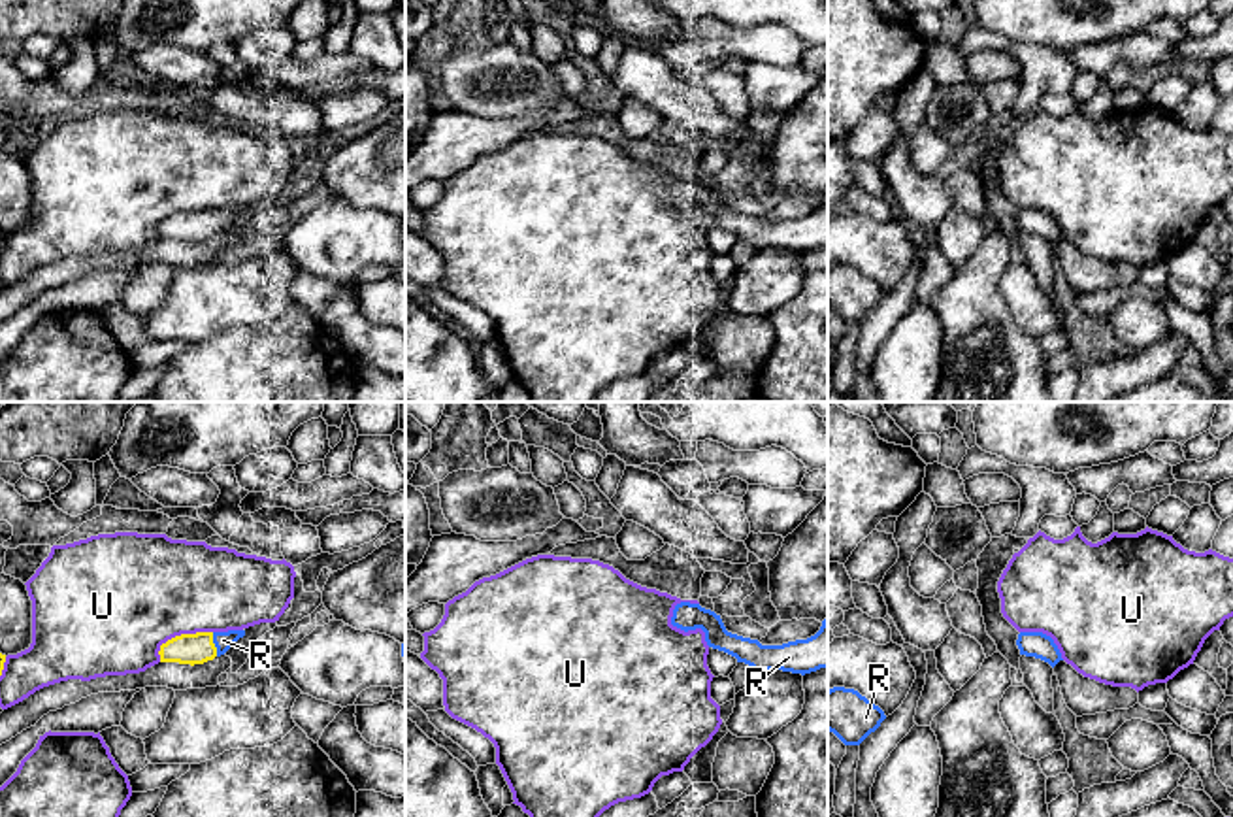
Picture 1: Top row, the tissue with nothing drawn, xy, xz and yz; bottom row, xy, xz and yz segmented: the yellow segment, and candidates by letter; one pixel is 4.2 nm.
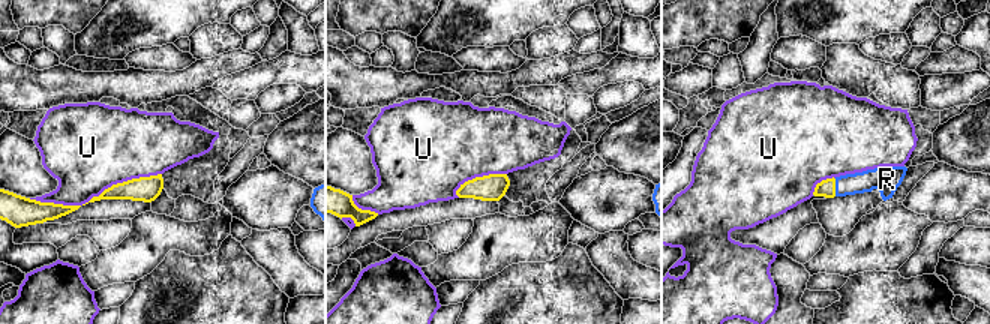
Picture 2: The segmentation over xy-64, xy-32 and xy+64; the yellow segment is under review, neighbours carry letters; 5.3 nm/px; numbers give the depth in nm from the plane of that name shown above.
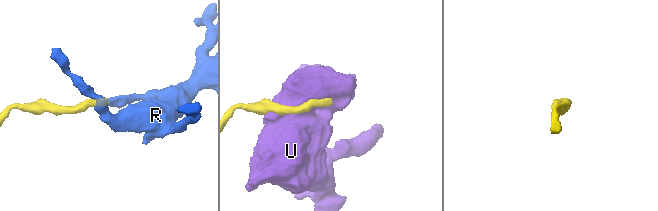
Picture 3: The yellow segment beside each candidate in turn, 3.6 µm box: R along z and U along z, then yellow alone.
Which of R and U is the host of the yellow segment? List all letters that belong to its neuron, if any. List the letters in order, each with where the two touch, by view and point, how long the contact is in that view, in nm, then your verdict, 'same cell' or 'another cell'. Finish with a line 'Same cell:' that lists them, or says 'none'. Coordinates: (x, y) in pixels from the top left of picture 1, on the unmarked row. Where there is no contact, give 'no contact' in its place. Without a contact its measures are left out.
R: meets yellow in xy at (213, 221); contact 110 nm long; same cell
U: meets yellow in xy at (178, 214); contact 260 nm long; another cell
Same cell: R

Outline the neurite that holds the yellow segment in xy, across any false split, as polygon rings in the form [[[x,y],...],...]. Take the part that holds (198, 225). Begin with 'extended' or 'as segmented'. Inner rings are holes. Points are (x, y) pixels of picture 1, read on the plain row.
extended; [[[245,208],[181,211],[160,223],[160,240],[204,242],[224,232]]]

